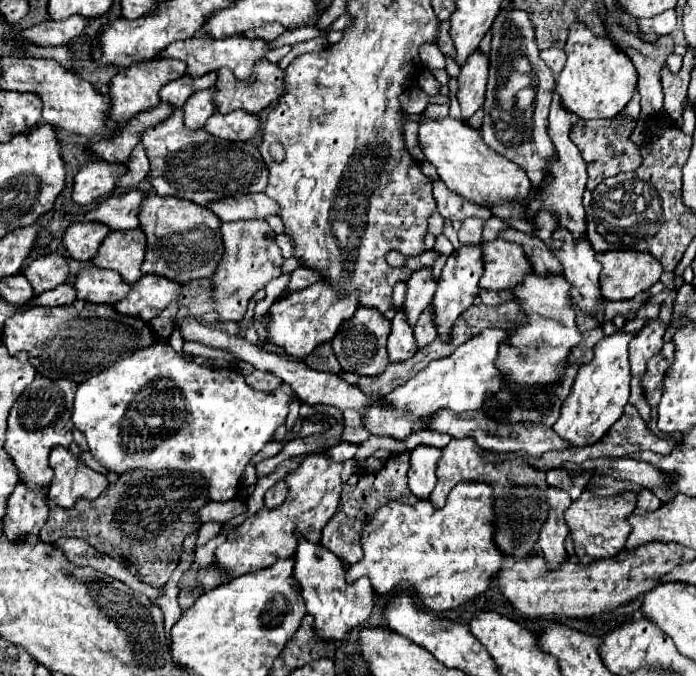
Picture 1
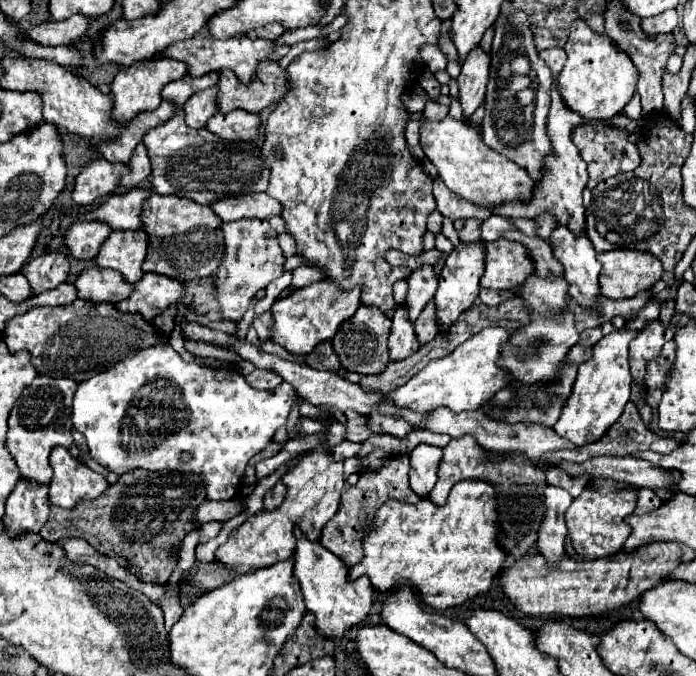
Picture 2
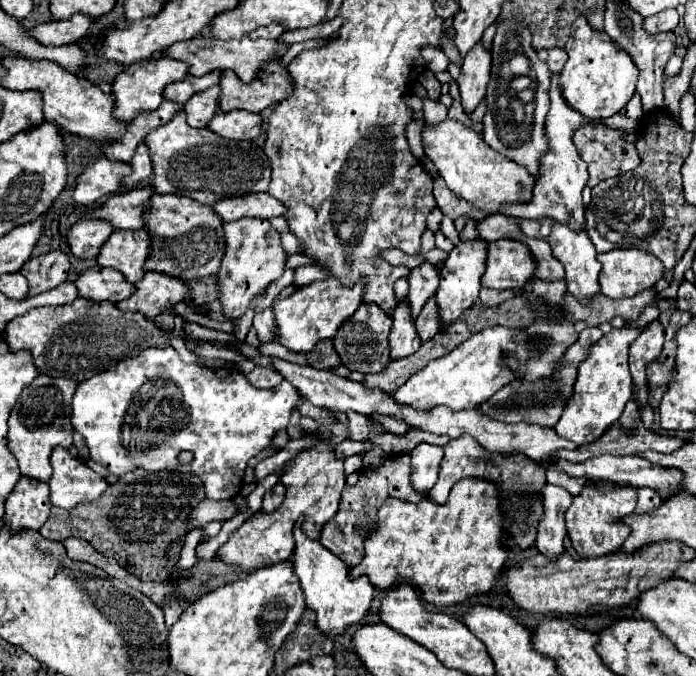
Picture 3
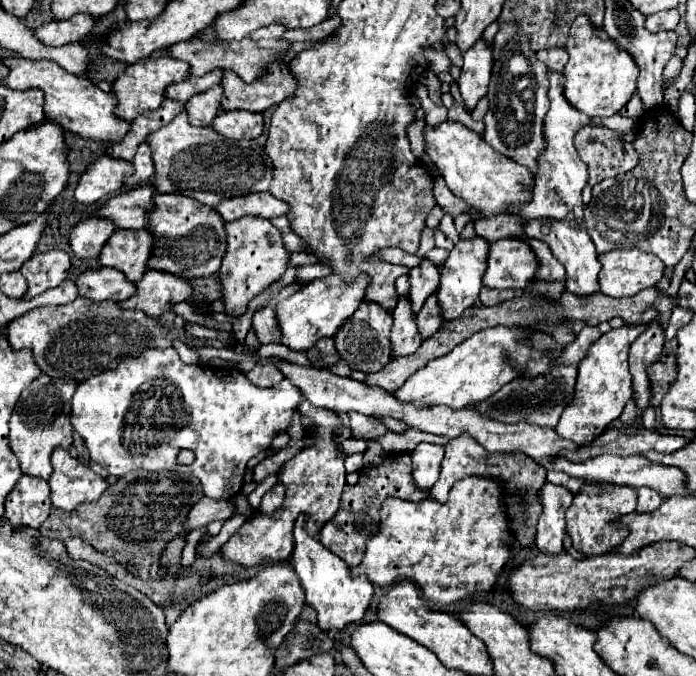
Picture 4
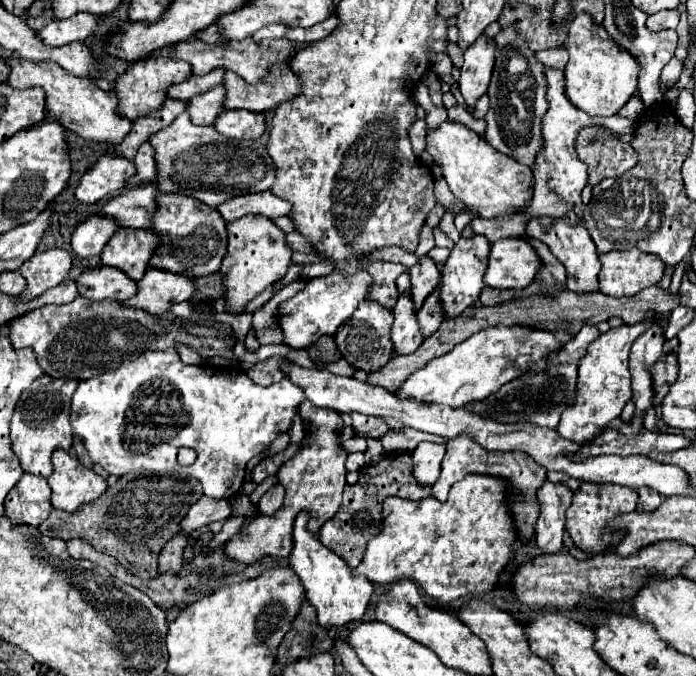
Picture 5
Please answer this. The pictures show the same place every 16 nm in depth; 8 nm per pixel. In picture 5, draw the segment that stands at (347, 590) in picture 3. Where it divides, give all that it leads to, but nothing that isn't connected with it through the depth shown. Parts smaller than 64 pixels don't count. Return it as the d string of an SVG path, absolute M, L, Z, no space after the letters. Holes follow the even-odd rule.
M302 512L294 524L294 548L288 560L306 590L308 604L312 604L318 612L318 624L324 630L330 630L330 628L342 628L348 622L362 620L374 592L372 582L354 578L352 570L348 568L348 564L344 564L344 560L340 560L340 556L328 552L328 548L324 548L324 544L320 544L318 538L312 538L312 534L306 530L306 522L308 514Z

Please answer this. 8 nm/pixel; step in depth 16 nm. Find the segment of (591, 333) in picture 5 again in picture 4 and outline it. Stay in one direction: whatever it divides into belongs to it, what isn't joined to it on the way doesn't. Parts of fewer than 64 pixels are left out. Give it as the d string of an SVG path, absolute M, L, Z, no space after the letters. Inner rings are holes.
M586 326L576 340L562 352L562 356L556 360L556 364L552 366L552 372L534 380L528 378L514 378L512 382L508 382L506 386L502 386L494 396L490 396L488 400L484 400L482 404L476 406L478 412L482 412L484 416L498 420L498 422L528 422L528 424L538 424L538 426L548 426L554 428L560 420L562 414L562 404L564 408L568 406L568 402L574 396L574 384L576 384L576 374L578 374L578 364L580 360L584 360L584 356L588 354L588 348L594 340L598 340L602 336L602 332L598 328L590 328Z

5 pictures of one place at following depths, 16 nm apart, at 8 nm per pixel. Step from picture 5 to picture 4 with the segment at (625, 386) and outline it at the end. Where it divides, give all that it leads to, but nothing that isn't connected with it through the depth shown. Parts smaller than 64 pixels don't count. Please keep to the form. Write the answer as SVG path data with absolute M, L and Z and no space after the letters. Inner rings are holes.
M622 326L622 330L610 330L596 340L588 356L578 366L576 398L564 408L556 432L578 446L590 444L594 436L600 436L616 418L620 418L626 402L632 398L632 378L628 372L628 350L630 344L646 330L646 326Z

